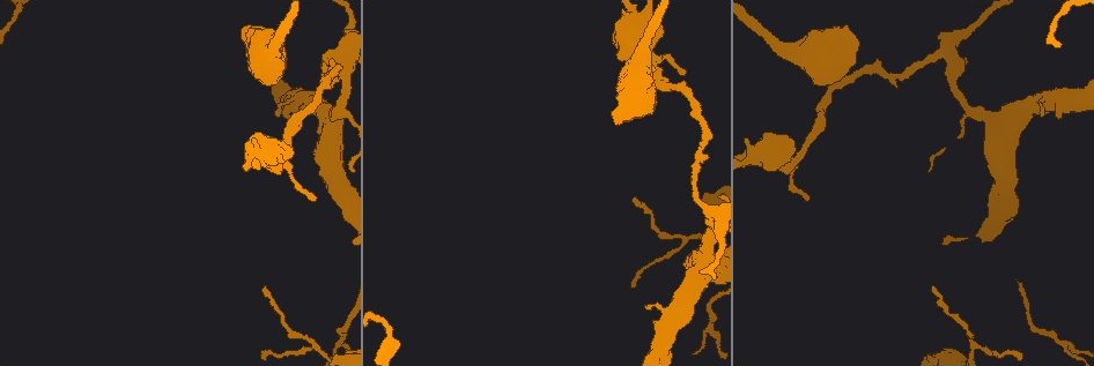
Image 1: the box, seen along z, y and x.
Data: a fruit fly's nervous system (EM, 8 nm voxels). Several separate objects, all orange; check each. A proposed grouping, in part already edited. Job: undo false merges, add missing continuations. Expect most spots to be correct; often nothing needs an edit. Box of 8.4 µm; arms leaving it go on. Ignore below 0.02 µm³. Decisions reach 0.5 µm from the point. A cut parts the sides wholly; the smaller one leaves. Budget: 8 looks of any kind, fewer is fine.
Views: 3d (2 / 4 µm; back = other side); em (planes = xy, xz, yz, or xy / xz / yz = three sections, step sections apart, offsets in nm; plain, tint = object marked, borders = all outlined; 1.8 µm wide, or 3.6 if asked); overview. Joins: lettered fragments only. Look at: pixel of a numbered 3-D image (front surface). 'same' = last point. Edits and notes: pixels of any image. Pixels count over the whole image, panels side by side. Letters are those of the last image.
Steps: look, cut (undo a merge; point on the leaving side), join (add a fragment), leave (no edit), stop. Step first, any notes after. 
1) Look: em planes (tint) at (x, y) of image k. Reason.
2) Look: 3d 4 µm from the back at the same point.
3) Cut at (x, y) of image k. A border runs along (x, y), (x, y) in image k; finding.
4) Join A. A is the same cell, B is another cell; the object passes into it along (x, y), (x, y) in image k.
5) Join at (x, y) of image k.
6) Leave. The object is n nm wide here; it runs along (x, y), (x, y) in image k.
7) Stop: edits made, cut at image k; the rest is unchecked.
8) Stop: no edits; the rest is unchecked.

Look: em 3.6 µm planes (borders) at (932, 287) of image 1.

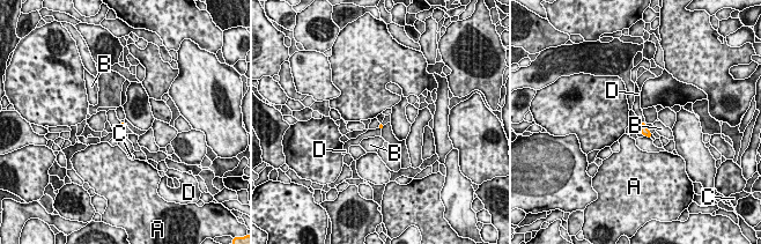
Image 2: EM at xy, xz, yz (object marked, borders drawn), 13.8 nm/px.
Leave. A, B, C and D are other cells; a border runs along (641, 120), (652, 133) in image 2; no lettered fragment goes on from it.

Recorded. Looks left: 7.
Look: 3d 4 µm at (851, 34) of image 1. An open end.

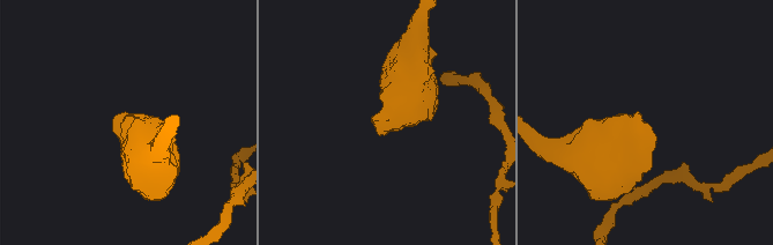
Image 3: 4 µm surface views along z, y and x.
Look: em 3.6 µm planes (borders) at (112, 123) of image 3.

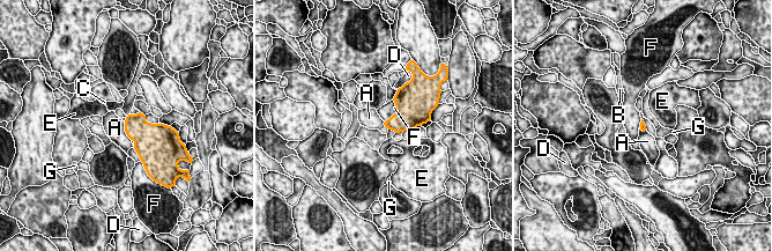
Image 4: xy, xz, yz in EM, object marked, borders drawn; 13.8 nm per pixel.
Leave. A, B, C, D, E, F and G are other cells; a border runs along (124, 123), (124, 130), (131, 140) in image 4; no lettered fragment goes on from it.

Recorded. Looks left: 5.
Look: em yz step 16 (borders) at (710, 213) of image 1.

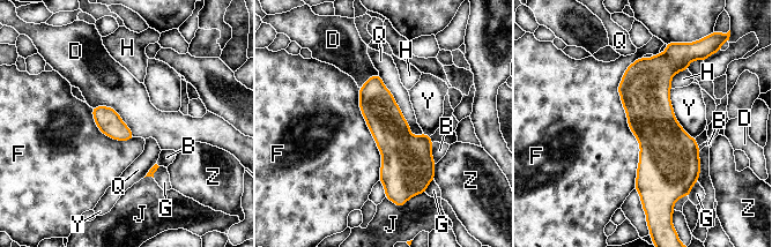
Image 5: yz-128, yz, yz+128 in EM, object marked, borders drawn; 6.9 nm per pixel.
Look: em planes (borders) at the same point.

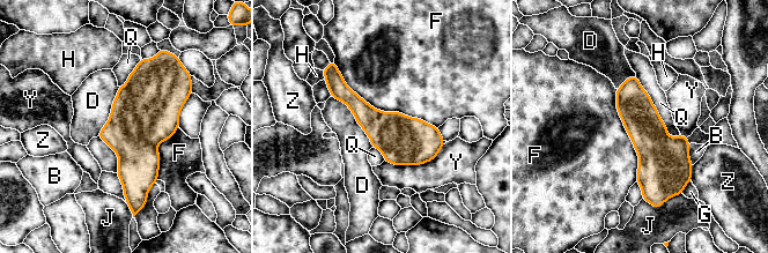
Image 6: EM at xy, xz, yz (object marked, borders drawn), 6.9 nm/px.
Leave. The object is 260 nm wide here; B, D, F, G, H, J, Q, Y and Z are other cells; a border runs along (331, 96), (348, 108), (373, 147) in image 6; one neuron here.

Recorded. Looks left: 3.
Stop: no edits; the rest is unchecked.

